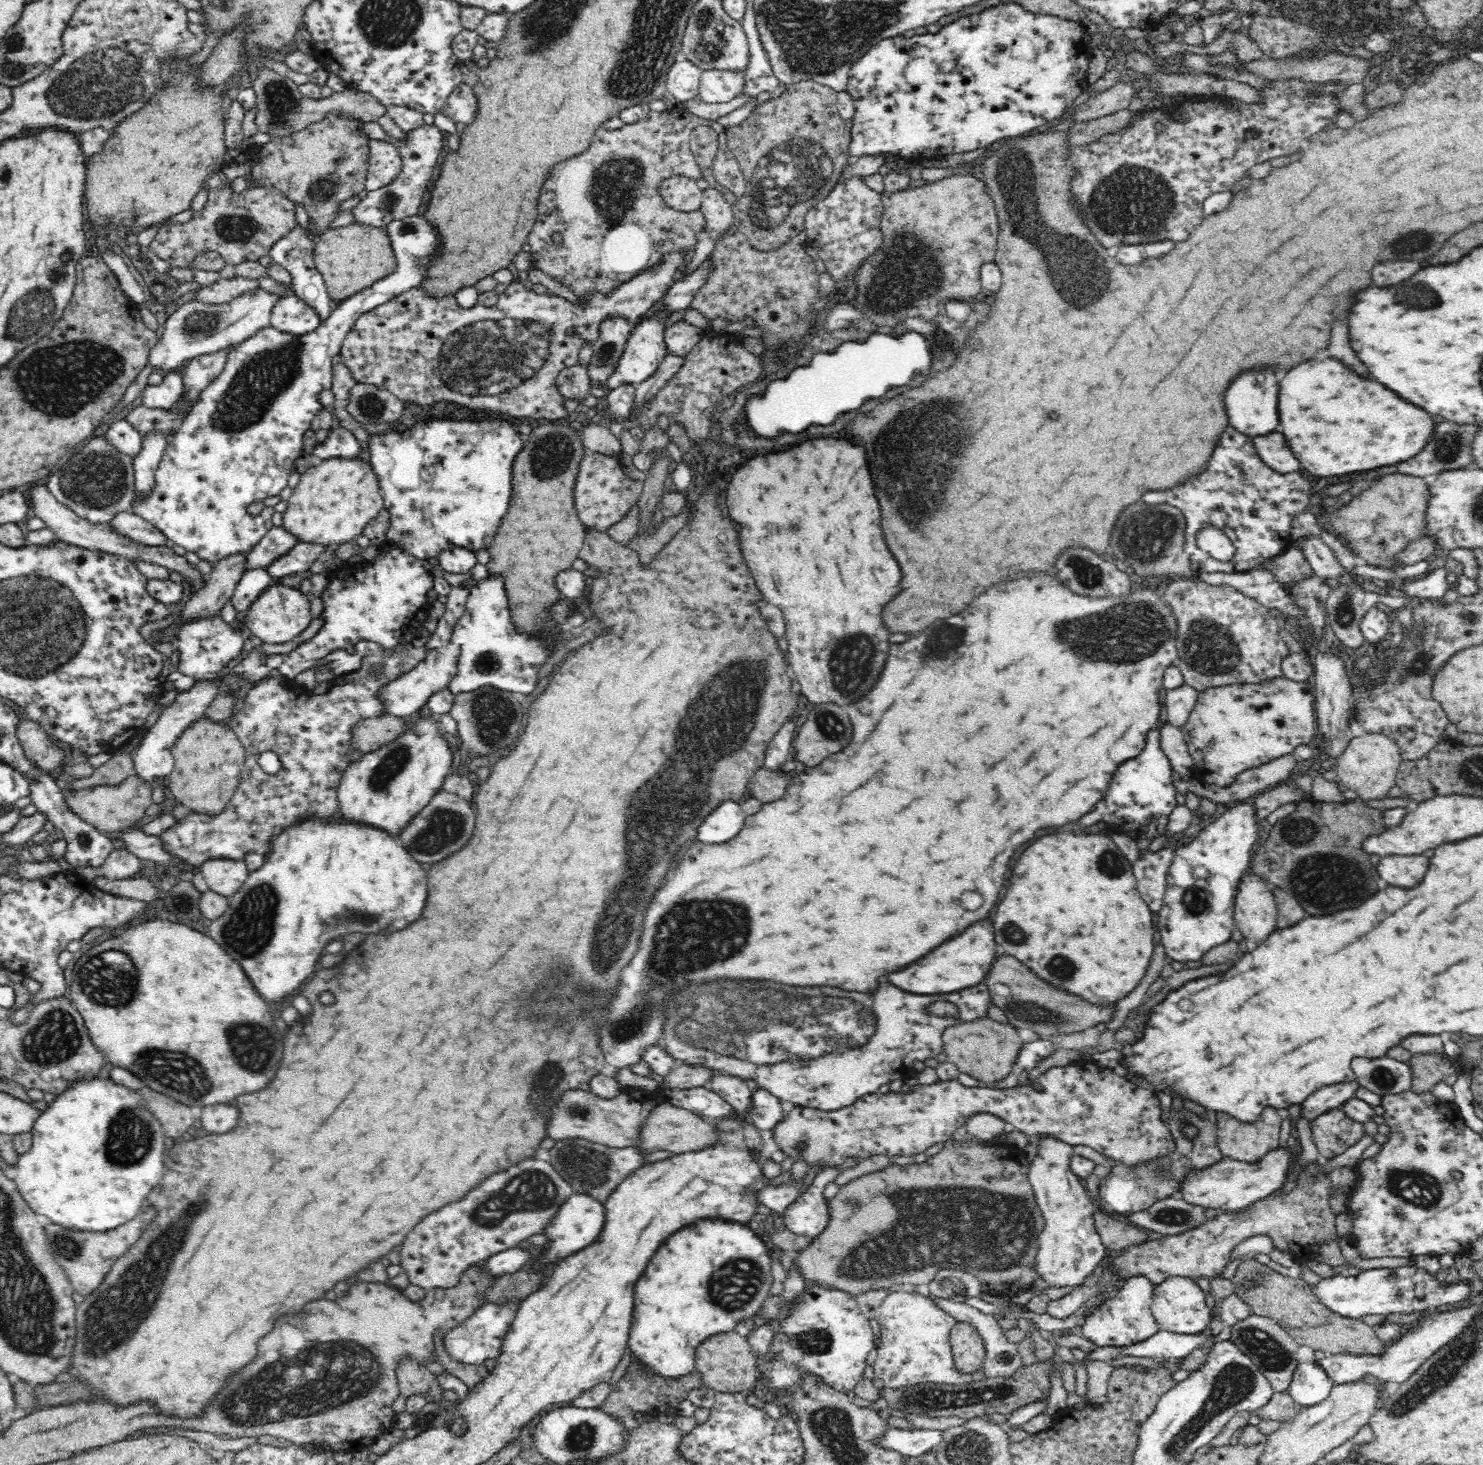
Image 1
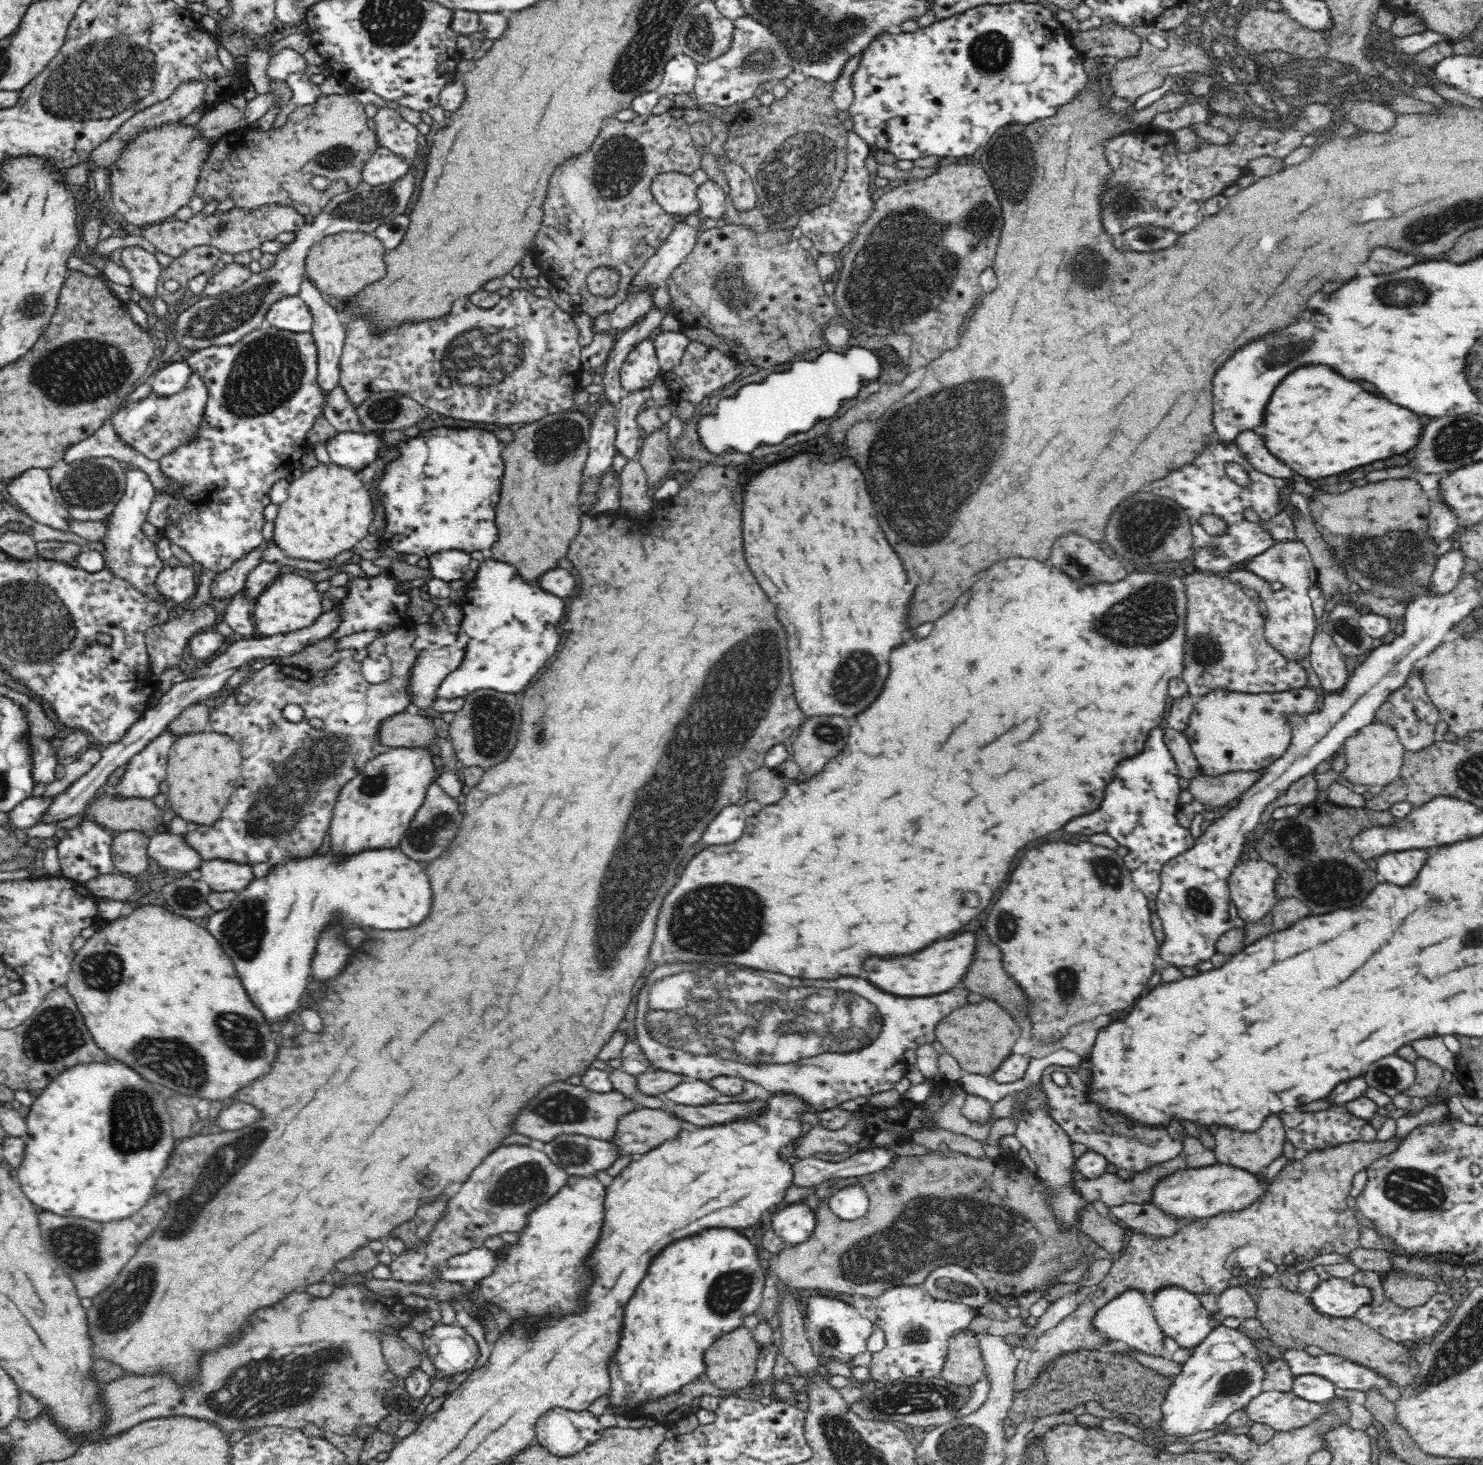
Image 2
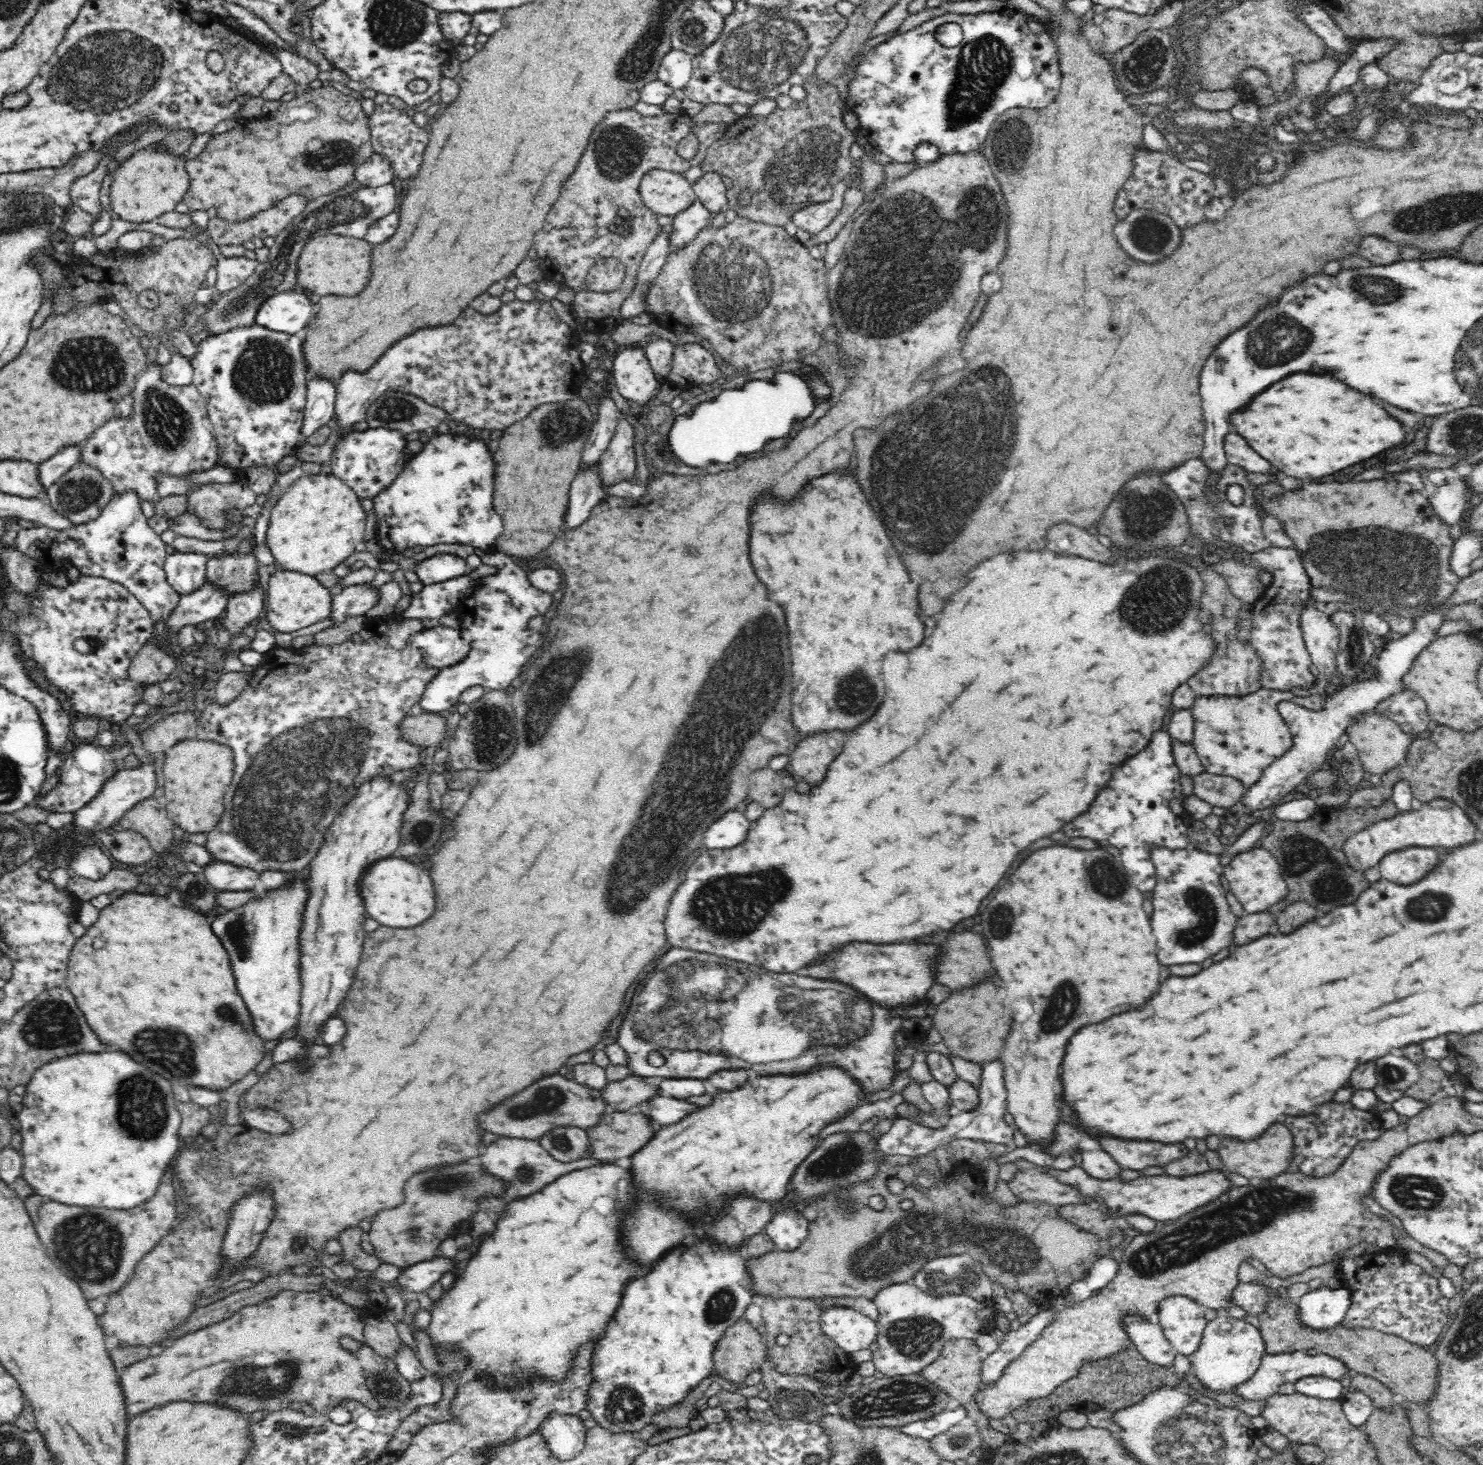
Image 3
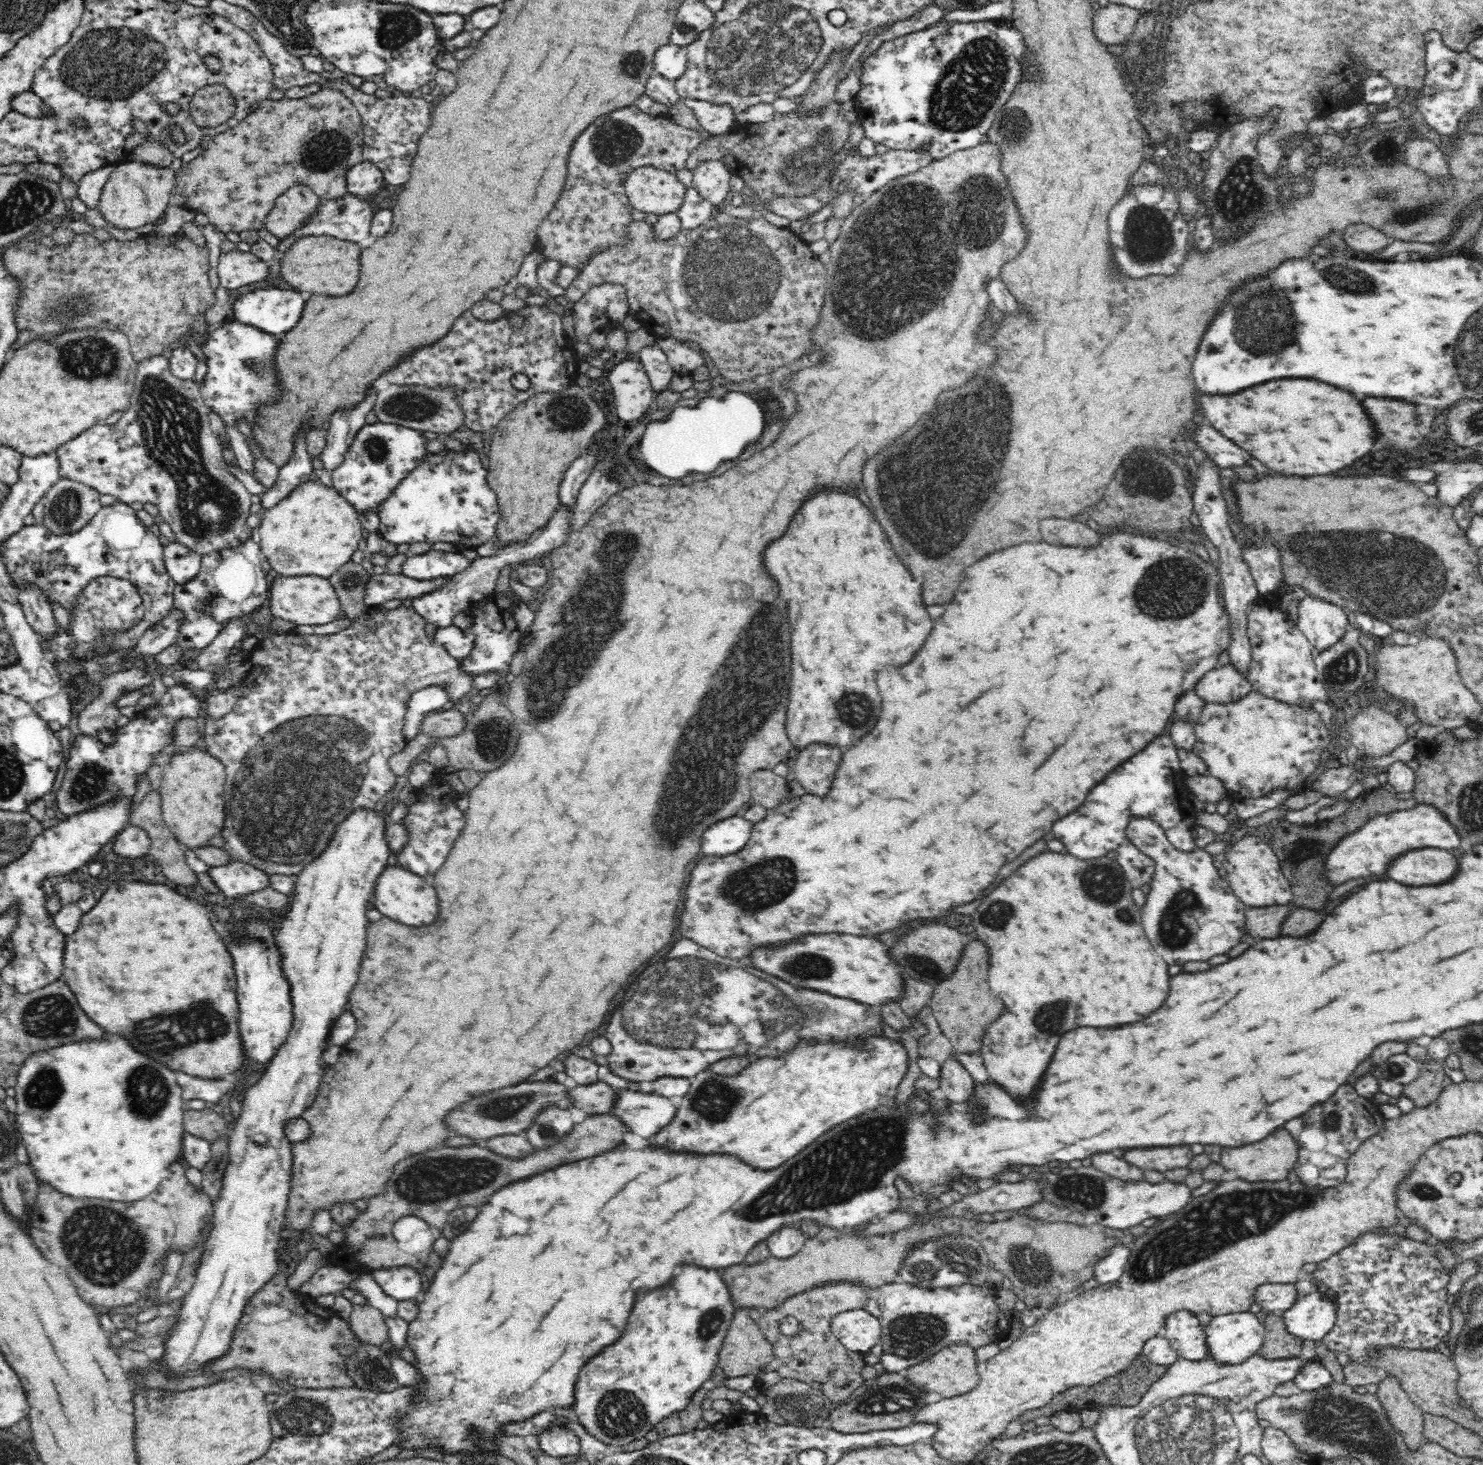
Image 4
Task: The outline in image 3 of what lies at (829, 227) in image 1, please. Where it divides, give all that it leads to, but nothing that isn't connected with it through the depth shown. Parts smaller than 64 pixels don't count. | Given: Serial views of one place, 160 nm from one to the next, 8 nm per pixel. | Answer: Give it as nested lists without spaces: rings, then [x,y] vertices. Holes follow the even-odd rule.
[[[846,177],[845,180],[835,184],[831,199],[800,207],[791,214],[790,220],[798,228],[808,231],[811,235],[818,234],[832,222],[842,209],[844,193],[850,188],[850,183],[850,177]]]

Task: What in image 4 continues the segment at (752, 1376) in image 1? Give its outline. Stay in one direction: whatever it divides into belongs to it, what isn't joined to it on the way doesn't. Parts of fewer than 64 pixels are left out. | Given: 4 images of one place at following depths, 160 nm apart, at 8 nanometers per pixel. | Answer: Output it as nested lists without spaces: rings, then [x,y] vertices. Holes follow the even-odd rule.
[[[736,1309],[733,1312],[732,1322],[723,1340],[717,1364],[727,1377],[758,1375],[758,1372],[774,1360],[774,1347],[757,1326],[757,1321],[748,1314],[747,1309]]]

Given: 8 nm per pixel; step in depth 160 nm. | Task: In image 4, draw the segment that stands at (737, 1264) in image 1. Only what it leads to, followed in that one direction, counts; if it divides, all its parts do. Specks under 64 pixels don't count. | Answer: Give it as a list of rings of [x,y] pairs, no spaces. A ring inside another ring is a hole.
[[[694,1266],[684,1268],[674,1282],[656,1288],[636,1298],[636,1308],[628,1320],[628,1330],[620,1342],[608,1346],[604,1354],[592,1358],[580,1372],[575,1384],[575,1401],[571,1407],[586,1432],[603,1442],[621,1449],[624,1445],[640,1440],[664,1418],[684,1410],[696,1390],[710,1379],[719,1362],[719,1352],[732,1322],[736,1308],[731,1301],[722,1278],[712,1270],[700,1270]]]

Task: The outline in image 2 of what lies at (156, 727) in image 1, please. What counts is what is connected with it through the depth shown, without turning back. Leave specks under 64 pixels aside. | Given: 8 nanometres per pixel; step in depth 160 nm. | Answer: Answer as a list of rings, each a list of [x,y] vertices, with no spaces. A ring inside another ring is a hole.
[[[162,732],[127,763],[124,774],[107,792],[112,798],[152,799],[166,778],[168,753],[174,736]]]

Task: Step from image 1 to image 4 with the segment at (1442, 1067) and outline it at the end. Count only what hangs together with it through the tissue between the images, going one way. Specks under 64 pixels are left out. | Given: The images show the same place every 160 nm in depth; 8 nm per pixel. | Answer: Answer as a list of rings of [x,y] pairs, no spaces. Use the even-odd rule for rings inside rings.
[[[1426,1059],[1421,1062],[1421,1070],[1416,1080],[1404,1085],[1403,1096],[1412,1100],[1416,1108],[1425,1108],[1438,1100],[1438,1094],[1442,1092],[1442,1082],[1446,1074],[1443,1064]]]

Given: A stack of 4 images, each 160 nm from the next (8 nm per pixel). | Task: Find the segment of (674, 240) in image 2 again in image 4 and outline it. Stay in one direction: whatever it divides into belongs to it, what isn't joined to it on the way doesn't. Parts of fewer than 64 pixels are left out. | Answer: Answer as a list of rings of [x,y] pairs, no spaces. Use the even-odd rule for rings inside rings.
[[[685,188],[682,204],[677,210],[682,229],[693,229],[710,220],[715,205],[692,188]]]

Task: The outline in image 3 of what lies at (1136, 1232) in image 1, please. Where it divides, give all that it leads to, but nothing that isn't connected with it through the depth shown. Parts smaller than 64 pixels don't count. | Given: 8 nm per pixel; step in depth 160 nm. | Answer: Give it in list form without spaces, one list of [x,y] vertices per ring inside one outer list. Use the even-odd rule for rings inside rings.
[[[1070,1203],[1056,1206],[1058,1216],[1077,1228],[1092,1232],[1101,1238],[1111,1237],[1111,1226],[1099,1208],[1084,1203]]]

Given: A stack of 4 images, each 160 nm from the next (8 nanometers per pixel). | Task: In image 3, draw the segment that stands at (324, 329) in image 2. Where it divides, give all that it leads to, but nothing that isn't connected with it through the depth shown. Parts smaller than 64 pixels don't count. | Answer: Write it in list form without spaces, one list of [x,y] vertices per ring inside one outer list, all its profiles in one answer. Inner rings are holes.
[[[324,380],[308,382],[306,386],[306,400],[303,408],[302,424],[299,428],[298,446],[305,443],[320,426],[328,424],[335,416],[334,386],[326,384]]]

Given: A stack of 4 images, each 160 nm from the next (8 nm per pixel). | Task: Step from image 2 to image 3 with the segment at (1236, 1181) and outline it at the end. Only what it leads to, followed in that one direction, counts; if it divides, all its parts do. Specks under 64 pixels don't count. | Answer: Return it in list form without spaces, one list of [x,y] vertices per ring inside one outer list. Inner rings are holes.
[[[1078,1166],[1066,1170],[1049,1168],[1046,1172],[1056,1181],[1078,1189],[1084,1204],[1093,1205],[1097,1208],[1104,1206],[1110,1218],[1126,1219],[1132,1214],[1141,1214],[1156,1221],[1171,1221],[1212,1200],[1214,1197],[1224,1194],[1226,1190],[1233,1187],[1229,1178],[1224,1178],[1218,1172],[1208,1172],[1208,1174],[1202,1174],[1200,1178],[1172,1178],[1172,1176],[1164,1174],[1138,1177],[1136,1180],[1120,1180],[1120,1178],[1101,1180],[1088,1174],[1082,1167]]]

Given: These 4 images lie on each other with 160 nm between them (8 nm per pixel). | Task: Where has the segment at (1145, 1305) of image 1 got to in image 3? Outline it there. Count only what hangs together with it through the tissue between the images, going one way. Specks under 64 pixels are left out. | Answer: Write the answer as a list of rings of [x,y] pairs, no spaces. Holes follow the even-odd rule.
[[[1138,1317],[1126,1319],[1128,1335],[1144,1359],[1160,1366],[1173,1366],[1177,1352],[1172,1348],[1160,1326]]]

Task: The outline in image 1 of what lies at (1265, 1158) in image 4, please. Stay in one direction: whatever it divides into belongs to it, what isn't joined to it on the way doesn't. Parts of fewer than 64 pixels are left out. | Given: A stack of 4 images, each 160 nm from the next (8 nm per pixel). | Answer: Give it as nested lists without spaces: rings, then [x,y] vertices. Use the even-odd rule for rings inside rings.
[[[1274,1108],[1264,1110],[1258,1122],[1248,1126],[1218,1114],[1216,1146],[1224,1157],[1253,1165],[1280,1147],[1282,1119]]]

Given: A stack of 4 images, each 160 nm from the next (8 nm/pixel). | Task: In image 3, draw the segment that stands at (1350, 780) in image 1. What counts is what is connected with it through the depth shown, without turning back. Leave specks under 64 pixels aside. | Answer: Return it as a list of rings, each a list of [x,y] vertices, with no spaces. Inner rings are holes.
[[[1376,711],[1362,714],[1362,716],[1356,718],[1356,721],[1345,728],[1349,741],[1358,749],[1364,770],[1370,772],[1370,774],[1380,775],[1402,764],[1412,741],[1418,738],[1428,738],[1432,731],[1433,726],[1431,725],[1426,731],[1420,734],[1410,735],[1404,731],[1399,722]]]

